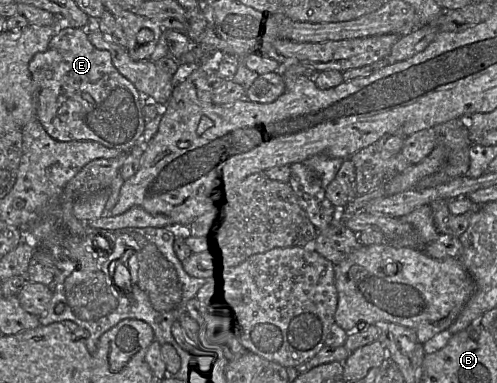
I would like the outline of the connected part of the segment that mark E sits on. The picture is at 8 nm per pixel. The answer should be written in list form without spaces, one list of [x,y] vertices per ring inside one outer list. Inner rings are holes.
[[[58,24],[47,50],[31,59],[29,71],[36,85],[36,119],[53,139],[62,142],[95,141],[125,153],[142,141],[147,123],[143,106],[147,99],[116,69],[111,54],[97,49],[90,42],[87,29]]]

